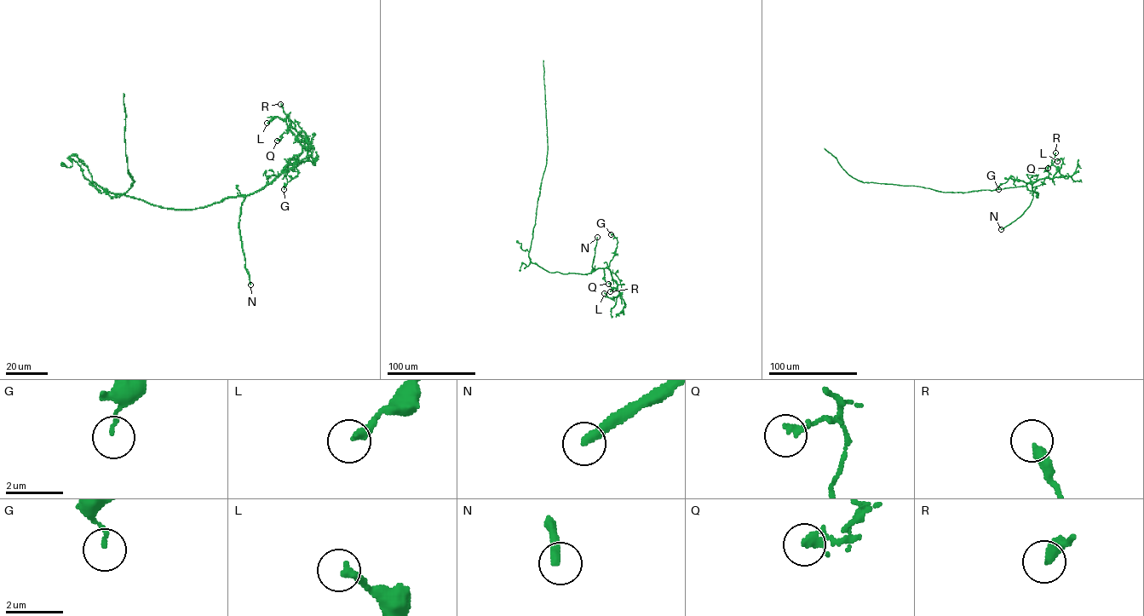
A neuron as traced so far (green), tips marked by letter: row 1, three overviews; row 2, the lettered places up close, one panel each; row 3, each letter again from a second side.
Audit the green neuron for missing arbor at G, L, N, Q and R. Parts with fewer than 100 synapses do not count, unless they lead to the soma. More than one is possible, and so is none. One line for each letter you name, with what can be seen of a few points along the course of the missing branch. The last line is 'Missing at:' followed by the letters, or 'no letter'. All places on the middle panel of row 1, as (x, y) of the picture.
N: Course of what is missing: (597, 237), (594, 216), (599, 204)
Missing at: N

